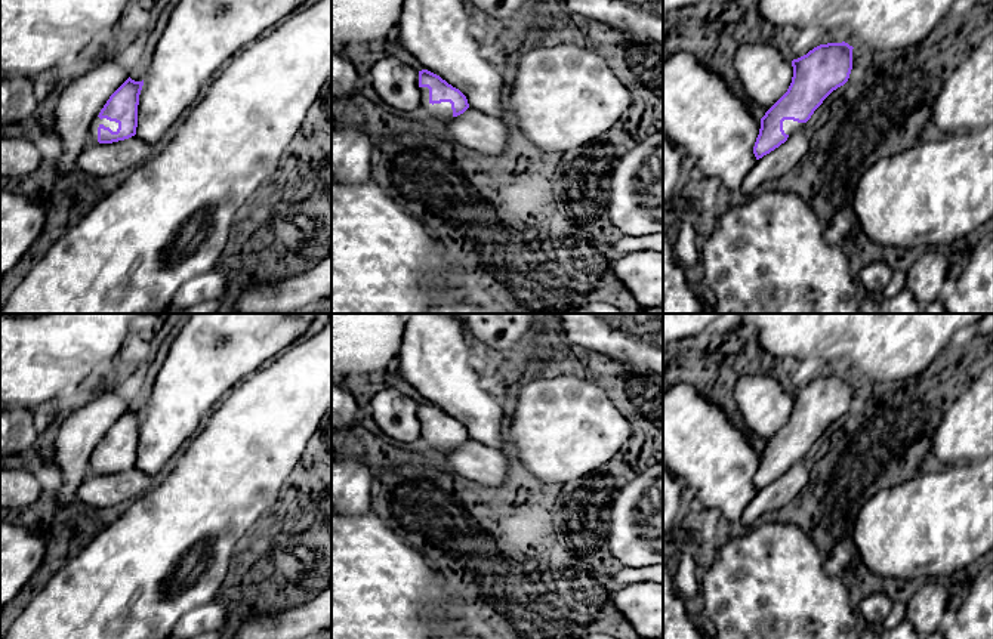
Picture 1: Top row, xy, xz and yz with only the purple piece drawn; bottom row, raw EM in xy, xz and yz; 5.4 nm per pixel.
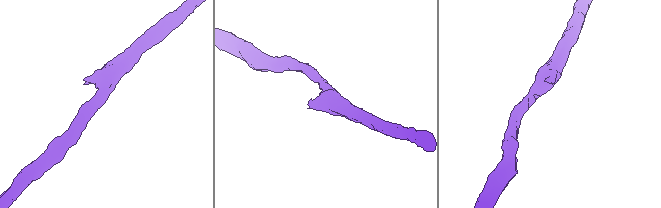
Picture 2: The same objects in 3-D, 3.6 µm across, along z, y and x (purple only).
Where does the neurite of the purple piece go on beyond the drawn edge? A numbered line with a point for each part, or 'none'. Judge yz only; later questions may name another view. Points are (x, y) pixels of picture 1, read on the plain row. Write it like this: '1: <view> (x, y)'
1: yz (789, 457)

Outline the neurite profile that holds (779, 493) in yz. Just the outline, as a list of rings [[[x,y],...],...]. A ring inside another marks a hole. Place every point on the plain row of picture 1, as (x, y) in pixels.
[[[798,462],[784,475],[759,490],[752,503],[744,509],[737,530],[744,531],[762,521],[768,513],[793,500],[809,481],[809,463]]]

